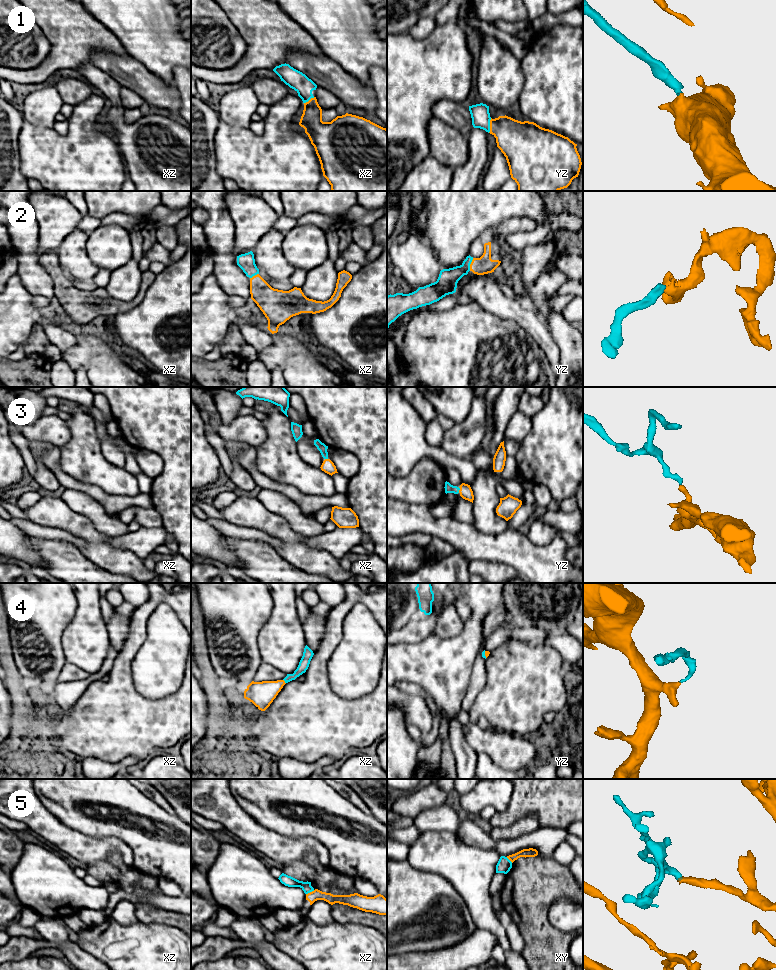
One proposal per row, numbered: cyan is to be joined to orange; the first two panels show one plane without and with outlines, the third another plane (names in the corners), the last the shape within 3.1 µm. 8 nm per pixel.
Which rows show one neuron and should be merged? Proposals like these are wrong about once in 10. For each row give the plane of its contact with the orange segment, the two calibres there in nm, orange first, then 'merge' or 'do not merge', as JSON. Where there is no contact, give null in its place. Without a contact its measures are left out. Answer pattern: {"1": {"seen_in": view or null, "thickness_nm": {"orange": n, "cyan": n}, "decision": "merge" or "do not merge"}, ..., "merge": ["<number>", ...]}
{"1": {"seen_in": "yz", "thickness_nm": {"orange": 320, "cyan": 150}, "decision": "merge"}, "2": {"seen_in": "yz", "thickness_nm": {"orange": 140, "cyan": 170}, "decision": "merge"}, "3": {"seen_in": "yz", "thickness_nm": {"orange": 100, "cyan": 70}, "decision": "merge"}, "4": {"seen_in": "xz", "thickness_nm": {"orange": 200, "cyan": 80}, "decision": "merge"}, "5": {"seen_in": "xz", "thickness_nm": {"orange": 90, "cyan": 90}, "decision": "do not merge"}, "merge": ["1", "2", "3", "4"]}

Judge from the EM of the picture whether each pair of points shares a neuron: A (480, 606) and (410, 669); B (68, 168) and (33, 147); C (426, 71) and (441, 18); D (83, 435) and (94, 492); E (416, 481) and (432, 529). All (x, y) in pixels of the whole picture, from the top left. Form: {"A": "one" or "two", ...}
{"A": "one", "B": "one", "C": "two", "D": "two", "E": "two"}

